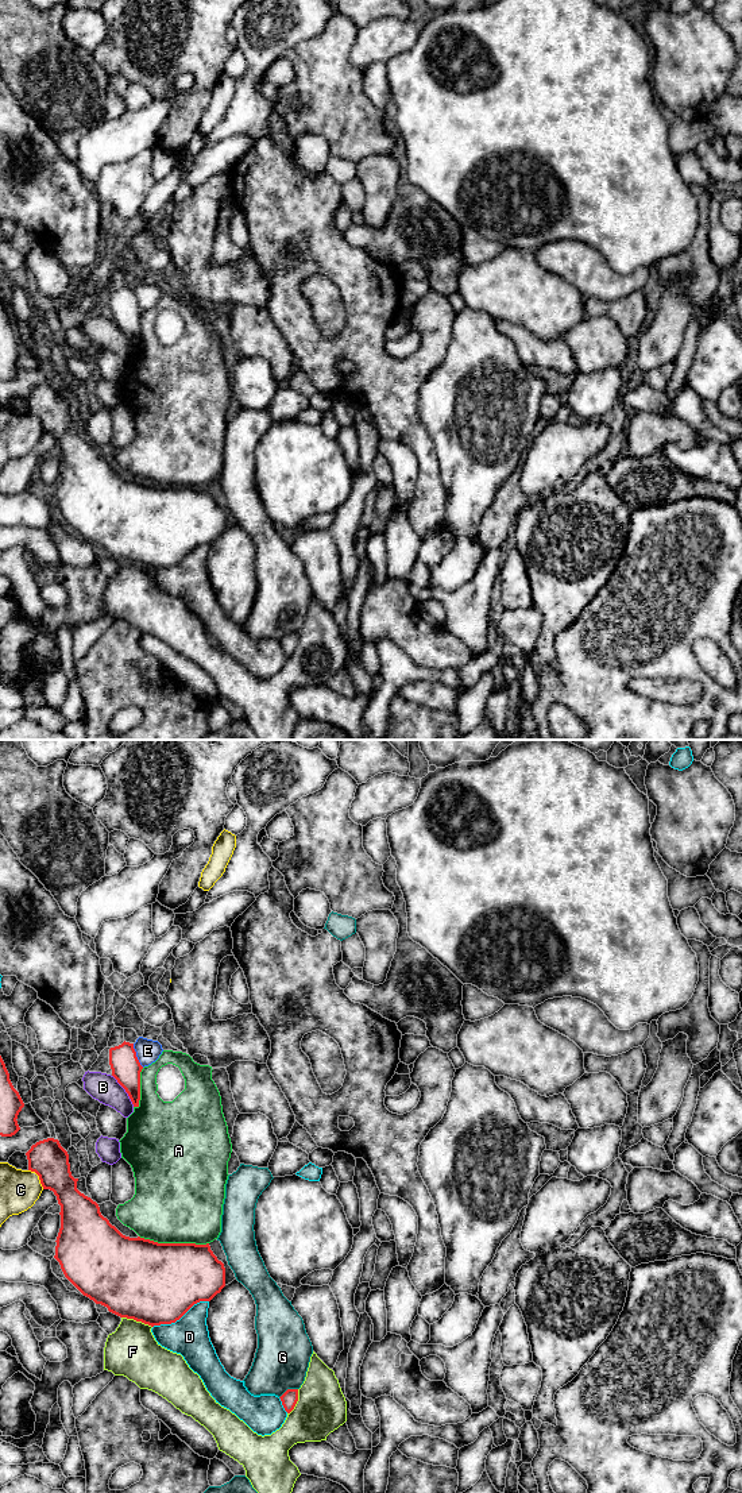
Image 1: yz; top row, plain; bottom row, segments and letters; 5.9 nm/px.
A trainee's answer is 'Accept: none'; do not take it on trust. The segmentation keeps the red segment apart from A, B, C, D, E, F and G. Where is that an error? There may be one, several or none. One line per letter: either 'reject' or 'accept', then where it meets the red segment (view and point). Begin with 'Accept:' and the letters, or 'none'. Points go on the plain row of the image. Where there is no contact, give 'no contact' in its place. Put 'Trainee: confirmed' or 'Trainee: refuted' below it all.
Accept: none
A: reject | yz (174, 487)
B: reject | yz (126, 335)
C: reject | yz (39, 421)
D: reject | yz (180, 562)
E: reject | yz (135, 300)
F: reject | yz (136, 564)
G: reject | yz (288, 633)
Trainee: confirmed

